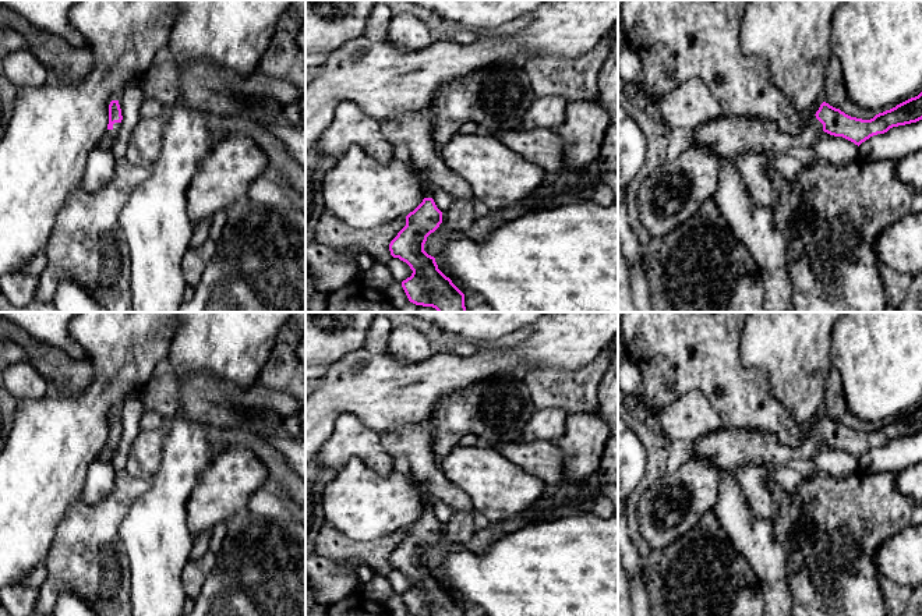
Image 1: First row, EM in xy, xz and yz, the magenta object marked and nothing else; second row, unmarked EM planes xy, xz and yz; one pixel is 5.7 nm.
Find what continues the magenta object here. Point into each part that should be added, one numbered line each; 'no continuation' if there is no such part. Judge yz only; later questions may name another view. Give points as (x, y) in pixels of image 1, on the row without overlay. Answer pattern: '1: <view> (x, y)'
1: yz (728, 448)

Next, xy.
1: xy (110, 448)

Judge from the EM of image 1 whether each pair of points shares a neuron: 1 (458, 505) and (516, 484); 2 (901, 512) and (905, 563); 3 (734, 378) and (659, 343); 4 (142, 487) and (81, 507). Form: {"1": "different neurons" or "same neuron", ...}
{"1": "different neurons", "2": "different neurons", "3": "same neuron", "4": "same neuron"}

